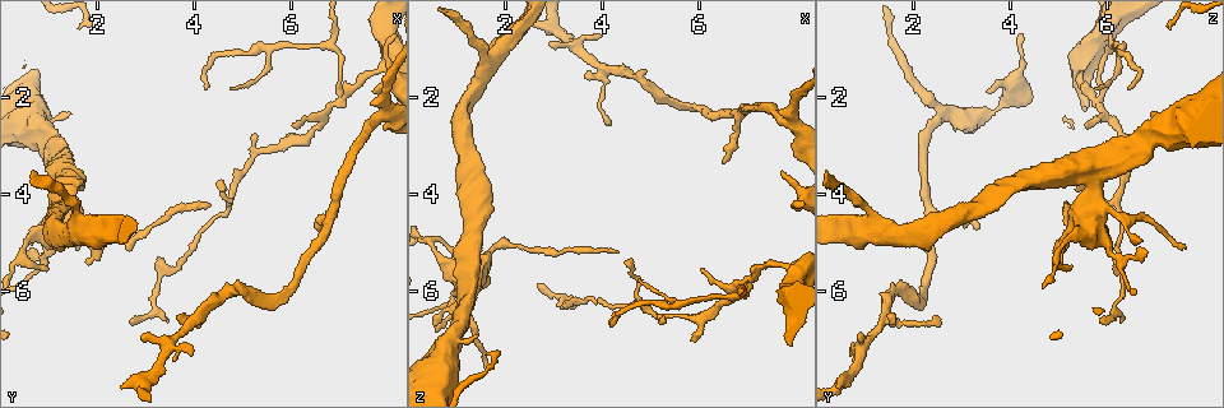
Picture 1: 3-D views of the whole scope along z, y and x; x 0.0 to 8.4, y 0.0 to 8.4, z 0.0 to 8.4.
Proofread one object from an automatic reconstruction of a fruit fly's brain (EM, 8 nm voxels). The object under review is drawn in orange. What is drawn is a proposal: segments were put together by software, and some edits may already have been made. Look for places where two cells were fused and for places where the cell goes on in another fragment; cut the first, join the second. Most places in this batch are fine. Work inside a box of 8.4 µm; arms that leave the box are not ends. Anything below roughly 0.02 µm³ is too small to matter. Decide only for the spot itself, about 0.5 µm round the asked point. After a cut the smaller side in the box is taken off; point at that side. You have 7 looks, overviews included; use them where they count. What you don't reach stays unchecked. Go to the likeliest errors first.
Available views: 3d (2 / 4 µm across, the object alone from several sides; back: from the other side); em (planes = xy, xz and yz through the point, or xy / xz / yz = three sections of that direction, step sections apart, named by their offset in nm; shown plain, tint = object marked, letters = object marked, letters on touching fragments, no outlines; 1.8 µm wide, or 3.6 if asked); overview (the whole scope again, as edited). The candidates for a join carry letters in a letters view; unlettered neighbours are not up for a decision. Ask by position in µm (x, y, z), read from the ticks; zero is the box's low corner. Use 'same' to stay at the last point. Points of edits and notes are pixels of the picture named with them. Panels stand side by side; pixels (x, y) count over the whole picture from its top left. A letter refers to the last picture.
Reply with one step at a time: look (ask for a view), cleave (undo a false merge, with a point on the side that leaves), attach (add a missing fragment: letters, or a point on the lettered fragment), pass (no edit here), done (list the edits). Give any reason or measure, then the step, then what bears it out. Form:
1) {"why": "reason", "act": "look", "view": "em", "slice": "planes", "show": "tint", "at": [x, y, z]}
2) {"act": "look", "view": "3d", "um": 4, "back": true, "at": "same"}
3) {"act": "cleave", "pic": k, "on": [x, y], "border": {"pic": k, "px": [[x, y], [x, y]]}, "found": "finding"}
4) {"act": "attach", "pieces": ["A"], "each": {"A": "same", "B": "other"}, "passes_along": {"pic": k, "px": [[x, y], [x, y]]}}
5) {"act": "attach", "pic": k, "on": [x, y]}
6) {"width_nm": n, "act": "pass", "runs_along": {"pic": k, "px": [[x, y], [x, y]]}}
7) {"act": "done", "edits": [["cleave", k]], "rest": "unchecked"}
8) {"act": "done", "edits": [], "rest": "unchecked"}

{"why": "three-way junction", "act": "look", "view": "em", "slice": "planes", "show": "letters", "at": [7.10, 2.10, 5.75]}

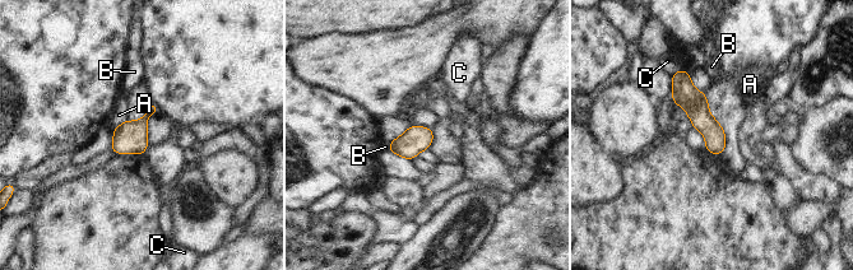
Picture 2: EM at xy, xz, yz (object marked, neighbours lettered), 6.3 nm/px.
{"width_nm": 130, "act": "pass", "each": {"A": "other", "B": "other", "C": "other"}, "runs_along": {"pic": 2, "px": [[678, 74], [718, 150]]}, "found": "one cell here"}

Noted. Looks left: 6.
{"why": "branch stops here", "act": "look", "view": "3d", "um": 4, "at": [6.50, 4.80, 3.35]}

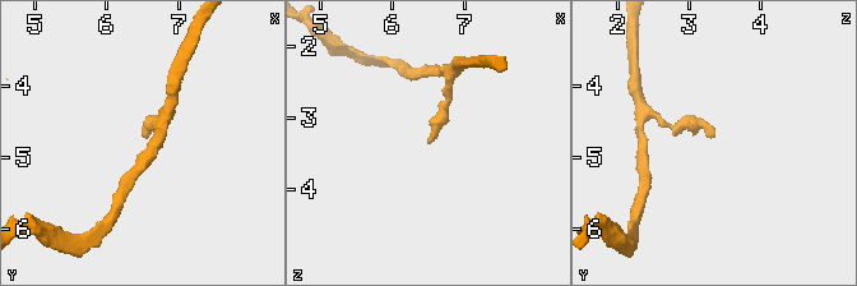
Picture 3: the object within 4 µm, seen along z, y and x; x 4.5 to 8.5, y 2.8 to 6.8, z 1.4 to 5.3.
{"act": "look", "view": "em", "slice": "xy", "step": 16, "show": "letters", "at": [6.50, 4.70, 3.35]}

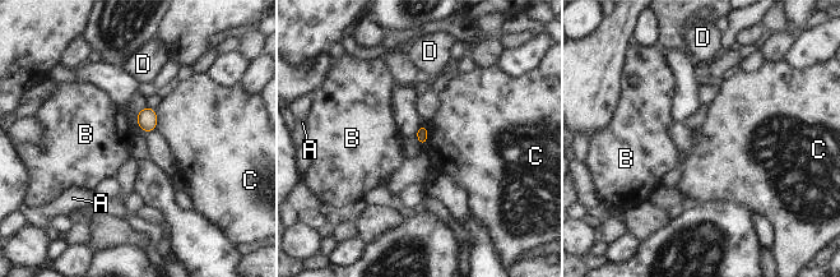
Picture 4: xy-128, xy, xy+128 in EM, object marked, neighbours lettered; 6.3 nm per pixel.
{"longest_contact_nm": ["C", 160], "act": "pass", "each": {"A": "other", "B": "other", "C": "other", "D": "other"}, "found": "no lettered fragment goes on from it"}

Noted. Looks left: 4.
{"why": "tapers out", "act": "look", "view": "3d", "um": 2, "at": [3.95, 7.30, 0.65]}

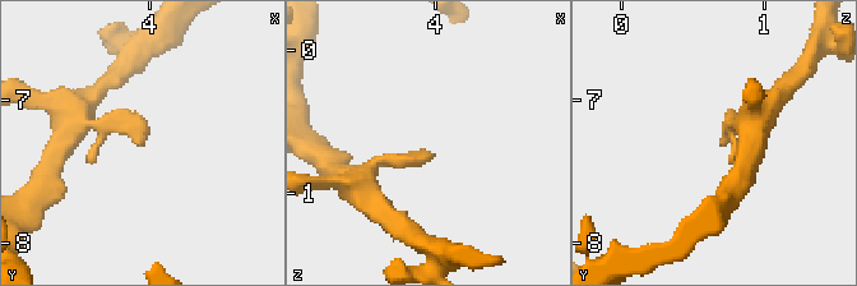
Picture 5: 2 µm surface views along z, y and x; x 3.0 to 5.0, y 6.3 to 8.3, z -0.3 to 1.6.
{"act": "look", "view": "em", "slice": "planes", "show": "letters", "at": [3.92, 7.30, 0.68]}

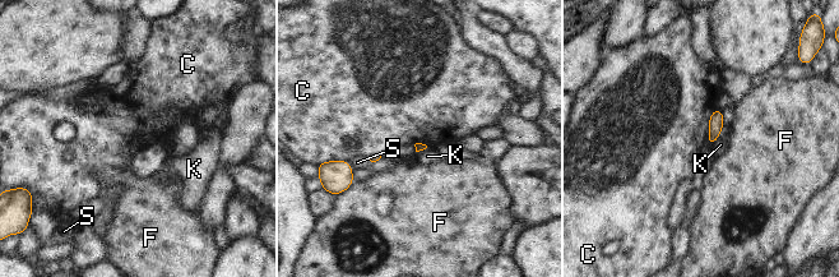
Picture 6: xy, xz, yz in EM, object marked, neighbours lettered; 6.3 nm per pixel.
{"act": "pass", "each": {"C": "other", "F": "other", "K": "other", "S": "other"}, "found": "no lettered fragment goes on from it"}

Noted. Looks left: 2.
{"act": "done", "edits": [], "rest": "unchecked"}

